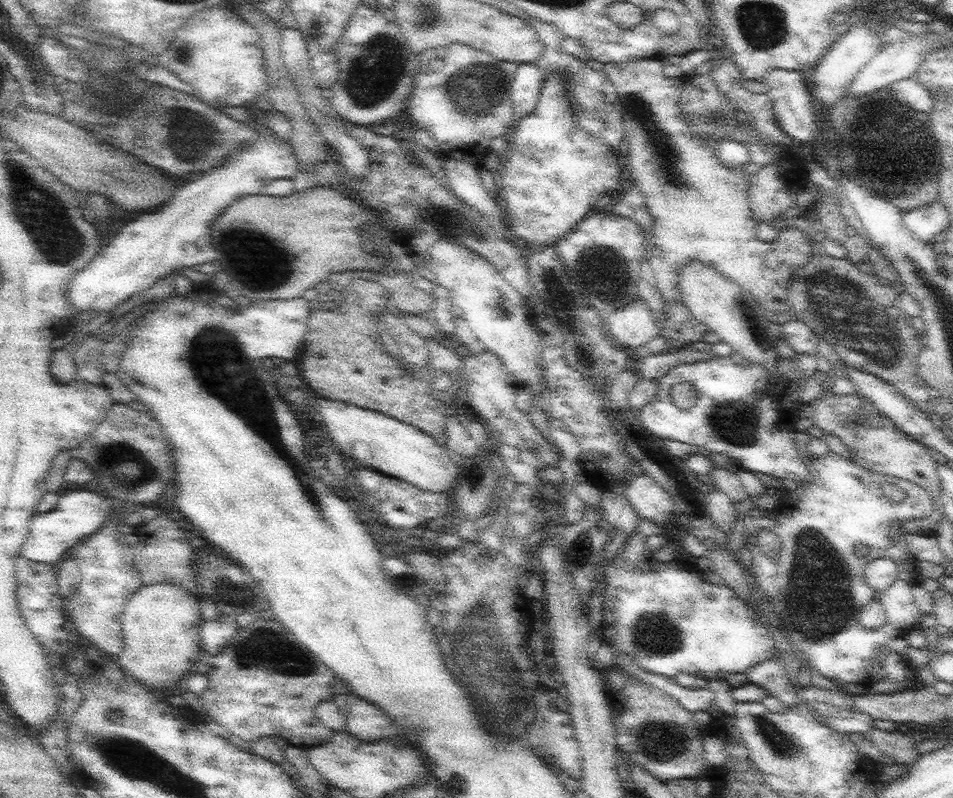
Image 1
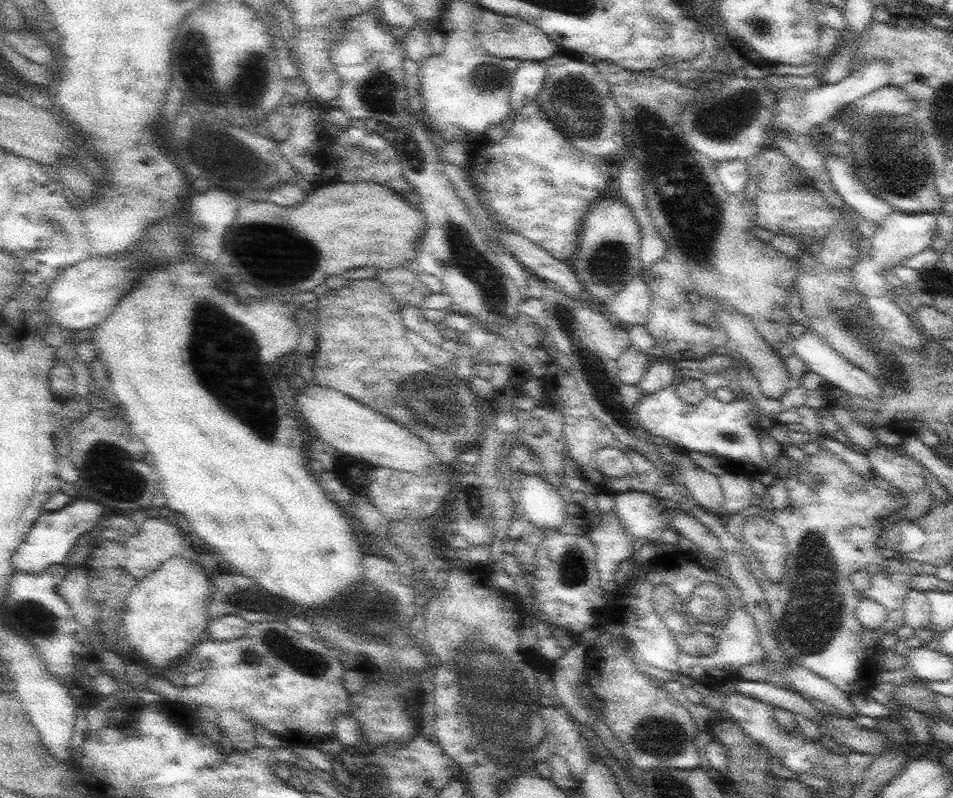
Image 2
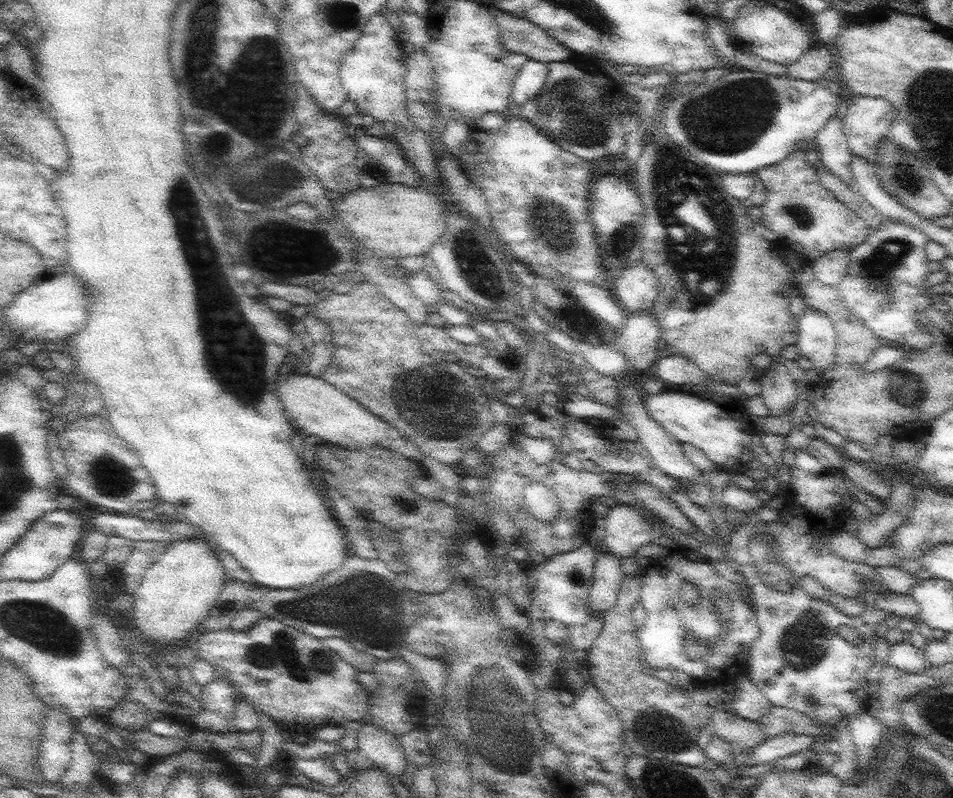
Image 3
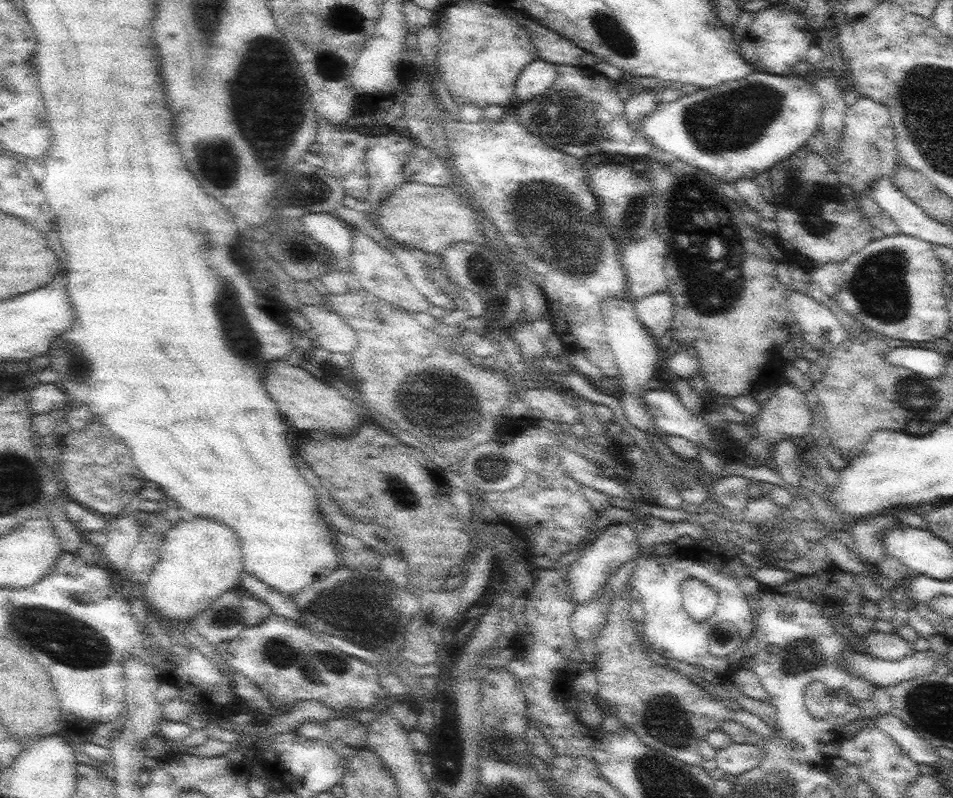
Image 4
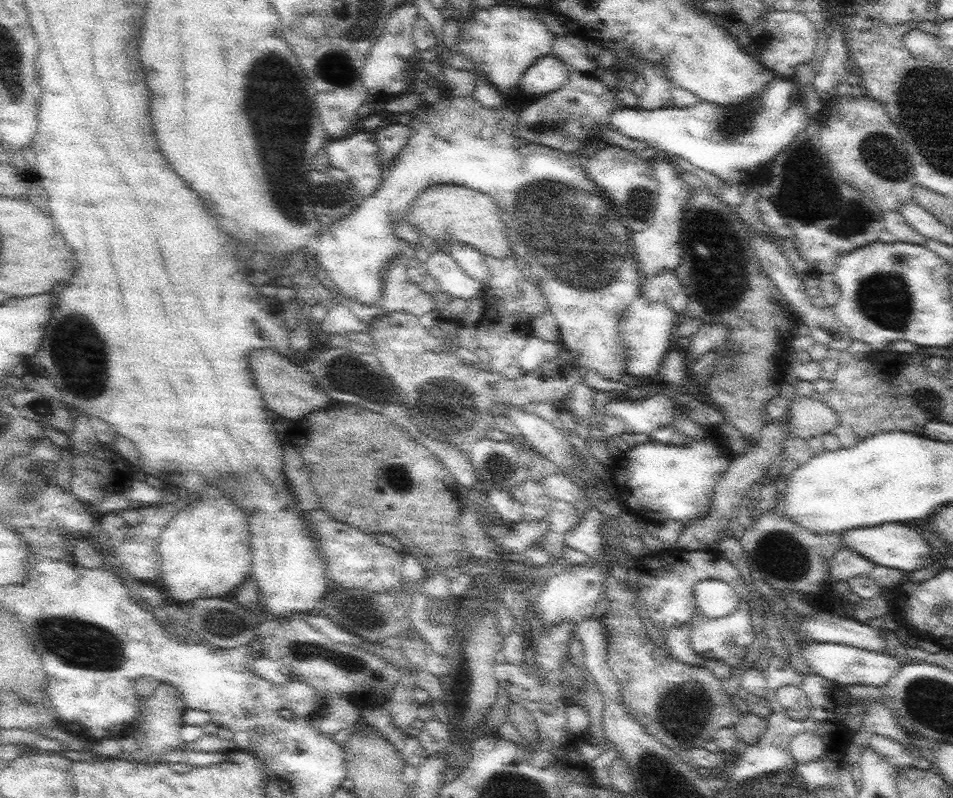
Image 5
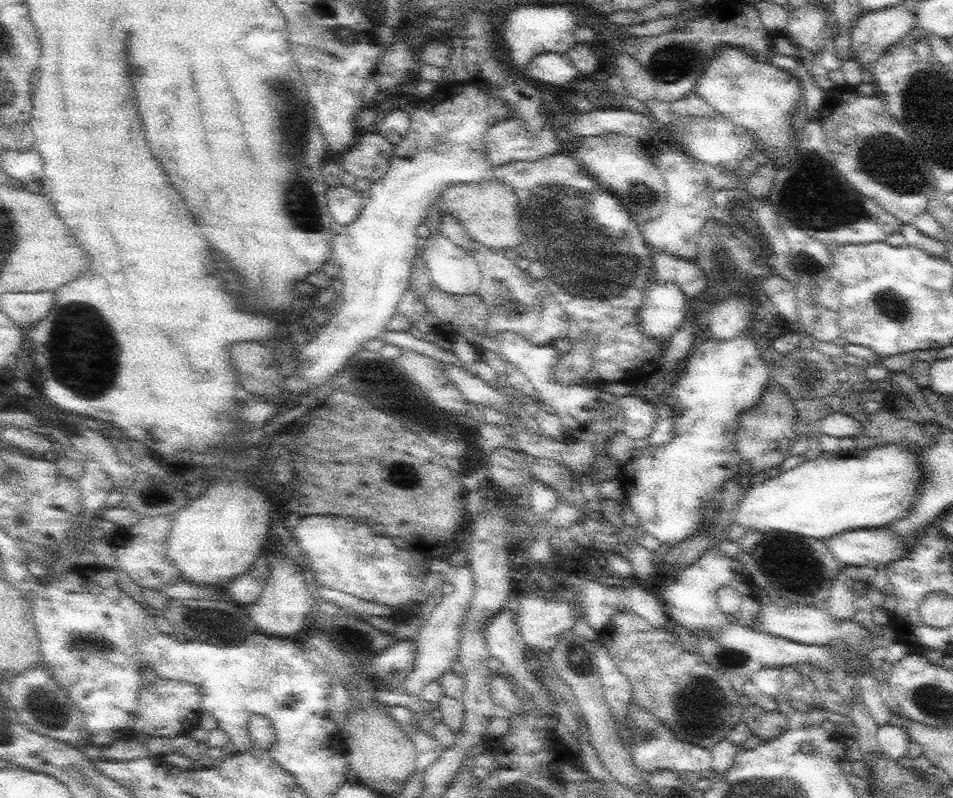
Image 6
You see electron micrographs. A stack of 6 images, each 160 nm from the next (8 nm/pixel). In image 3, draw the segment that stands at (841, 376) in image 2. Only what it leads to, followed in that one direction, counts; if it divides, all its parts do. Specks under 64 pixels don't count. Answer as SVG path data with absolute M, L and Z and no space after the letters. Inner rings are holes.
M815 309L804 310L798 318L799 339L797 347L801 356L806 356L813 364L817 376L828 374L835 363L837 333L831 318Z

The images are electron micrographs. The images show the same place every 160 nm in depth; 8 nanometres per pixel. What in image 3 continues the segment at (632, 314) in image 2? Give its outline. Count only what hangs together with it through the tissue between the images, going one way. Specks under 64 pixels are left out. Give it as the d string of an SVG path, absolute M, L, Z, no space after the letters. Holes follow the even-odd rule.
M639 260L622 270L613 282L613 290L620 305L630 314L652 309L661 289L656 273Z

